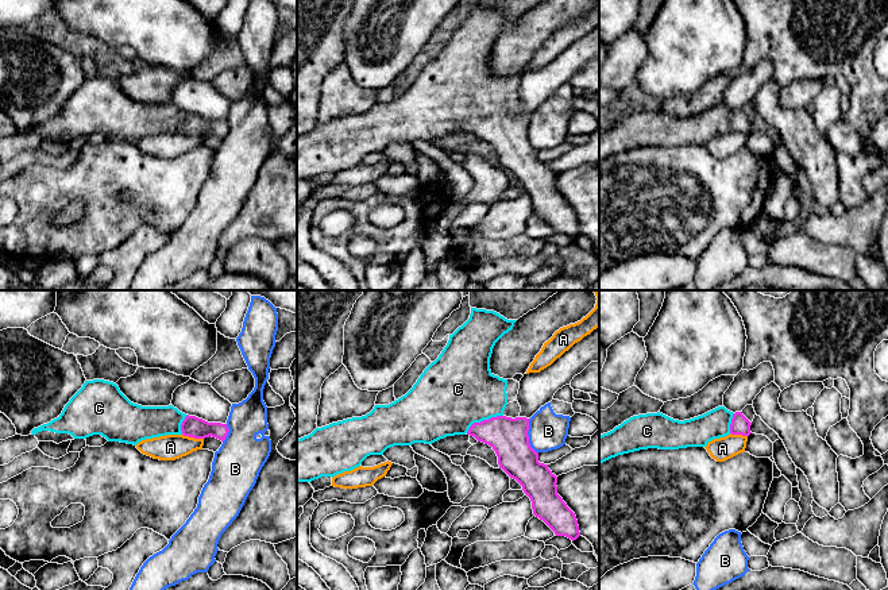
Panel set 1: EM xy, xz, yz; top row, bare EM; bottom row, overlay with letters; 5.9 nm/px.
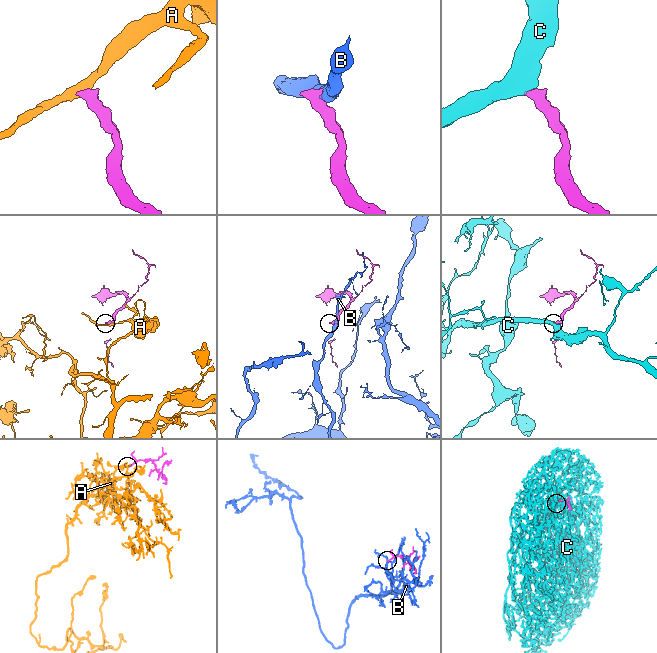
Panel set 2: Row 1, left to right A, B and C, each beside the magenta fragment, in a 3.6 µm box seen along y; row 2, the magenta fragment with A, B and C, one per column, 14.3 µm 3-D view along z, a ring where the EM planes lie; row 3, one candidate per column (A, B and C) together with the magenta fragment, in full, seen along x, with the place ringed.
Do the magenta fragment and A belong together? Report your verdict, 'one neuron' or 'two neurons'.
two neurons

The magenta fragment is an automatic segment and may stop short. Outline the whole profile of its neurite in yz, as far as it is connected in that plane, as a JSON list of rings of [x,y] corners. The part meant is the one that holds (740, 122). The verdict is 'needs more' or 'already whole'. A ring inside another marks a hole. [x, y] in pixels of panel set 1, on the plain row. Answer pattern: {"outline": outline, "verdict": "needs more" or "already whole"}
{"outline": [[[725,104],[684,119],[660,109],[633,113],[599,134],[599,162],[640,147],[706,144],[709,139],[730,131],[749,134],[750,123],[742,109],[733,111]]], "verdict": "needs more"}

